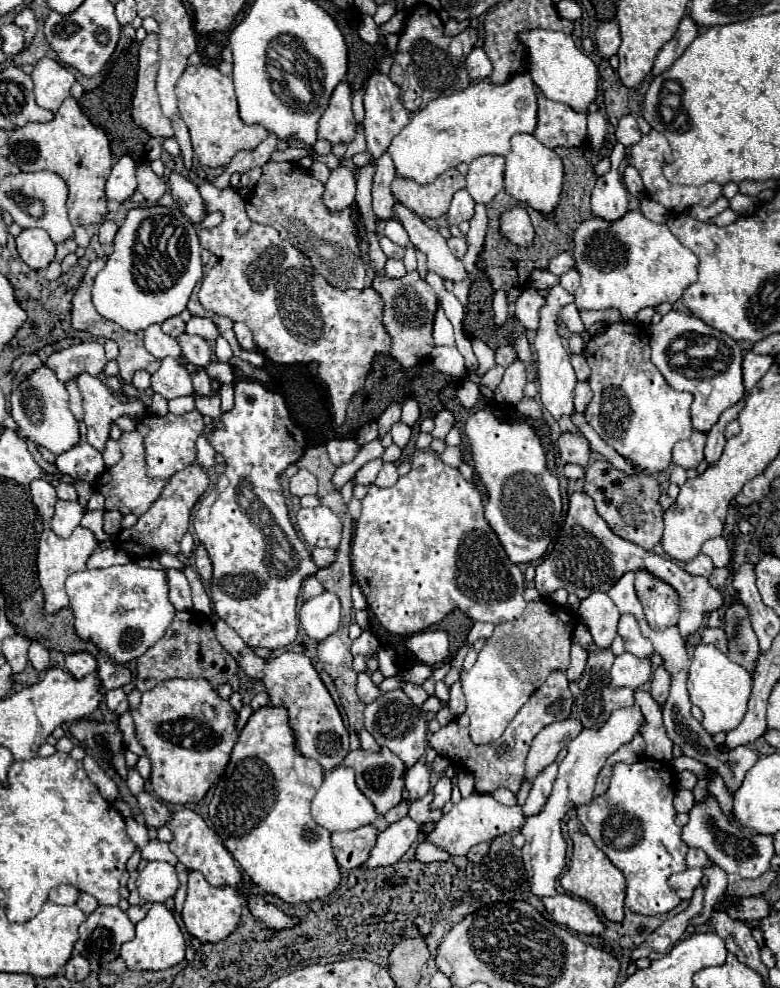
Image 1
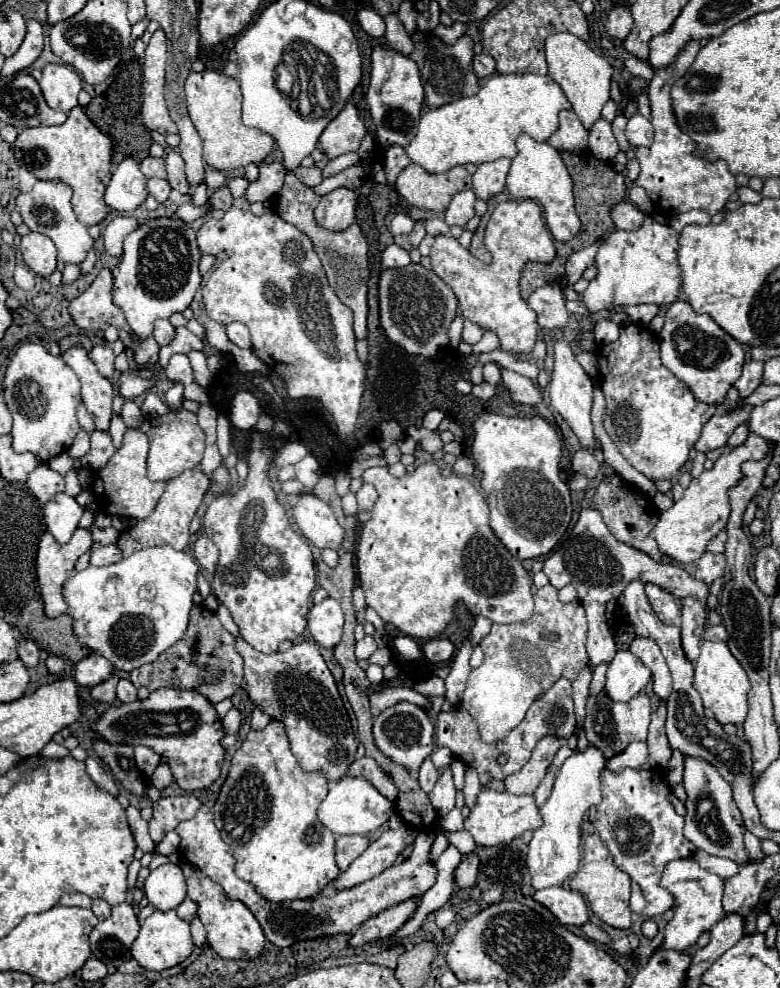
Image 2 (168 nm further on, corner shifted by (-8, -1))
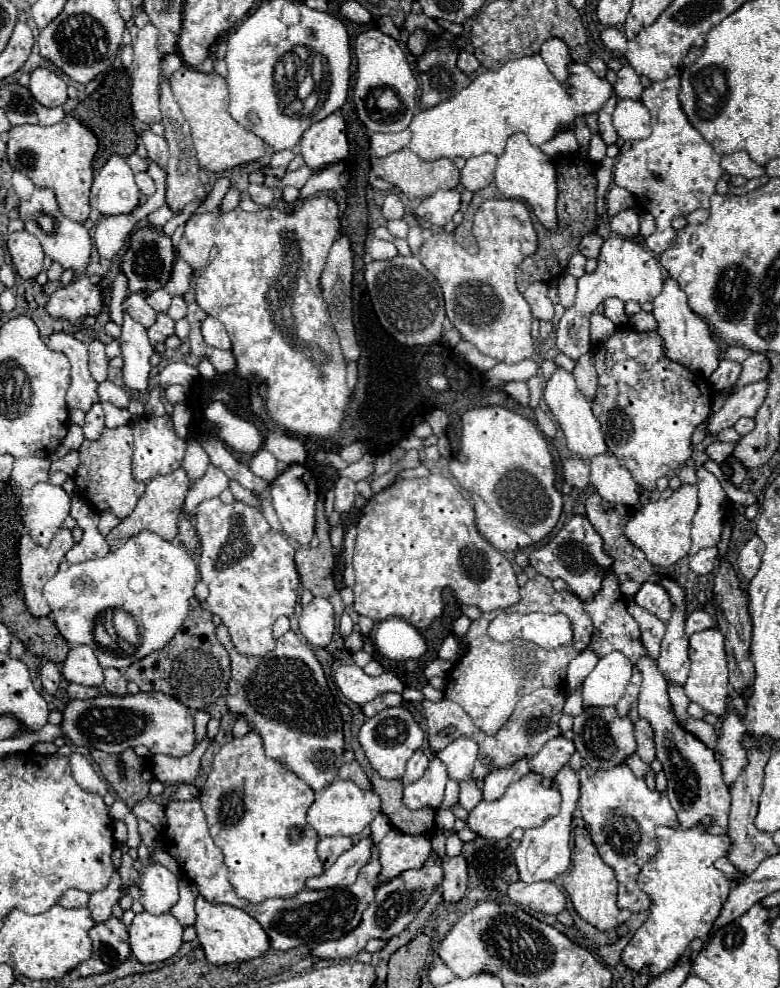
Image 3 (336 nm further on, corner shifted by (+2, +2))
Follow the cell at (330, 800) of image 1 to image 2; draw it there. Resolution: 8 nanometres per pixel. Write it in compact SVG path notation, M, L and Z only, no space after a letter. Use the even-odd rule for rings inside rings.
M345 775L329 787L325 801L319 805L319 819L335 835L369 835L377 831L393 815L393 811L393 803L385 799L365 777Z

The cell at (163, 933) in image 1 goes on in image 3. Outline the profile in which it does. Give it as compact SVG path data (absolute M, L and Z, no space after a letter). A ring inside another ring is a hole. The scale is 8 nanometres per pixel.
M139 912L129 926L129 946L131 954L141 964L159 964L169 960L183 944L183 926L171 916L153 916L149 912Z

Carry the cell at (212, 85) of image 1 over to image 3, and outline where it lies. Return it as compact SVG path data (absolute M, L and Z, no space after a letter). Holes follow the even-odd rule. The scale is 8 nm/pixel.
M183 66L169 78L173 96L185 116L185 120L191 126L191 138L195 144L197 160L203 170L207 172L225 172L233 166L247 164L253 160L259 160L265 154L265 142L255 136L253 132L245 130L241 124L237 124L229 112L229 92L227 92L227 82L215 72L203 74L193 68Z

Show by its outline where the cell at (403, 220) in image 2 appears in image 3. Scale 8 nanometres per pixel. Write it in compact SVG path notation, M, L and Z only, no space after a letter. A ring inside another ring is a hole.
M389 194L381 206L381 212L385 220L399 220L405 214L405 204L397 194Z

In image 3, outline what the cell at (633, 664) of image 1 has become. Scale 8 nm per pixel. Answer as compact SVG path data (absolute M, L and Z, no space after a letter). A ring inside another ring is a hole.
M611 652L599 660L583 682L585 706L615 706L633 674L633 662L621 652Z

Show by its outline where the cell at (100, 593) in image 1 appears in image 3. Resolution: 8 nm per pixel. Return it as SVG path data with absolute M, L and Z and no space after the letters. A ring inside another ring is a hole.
M139 532L105 558L71 564L65 572L57 572L43 586L43 598L51 606L51 618L61 636L71 646L87 644L99 658L101 668L125 670L169 644L189 612L195 582L197 566L183 546L167 542L153 532ZM117 610L133 616L139 636L135 646L115 632L113 616Z

